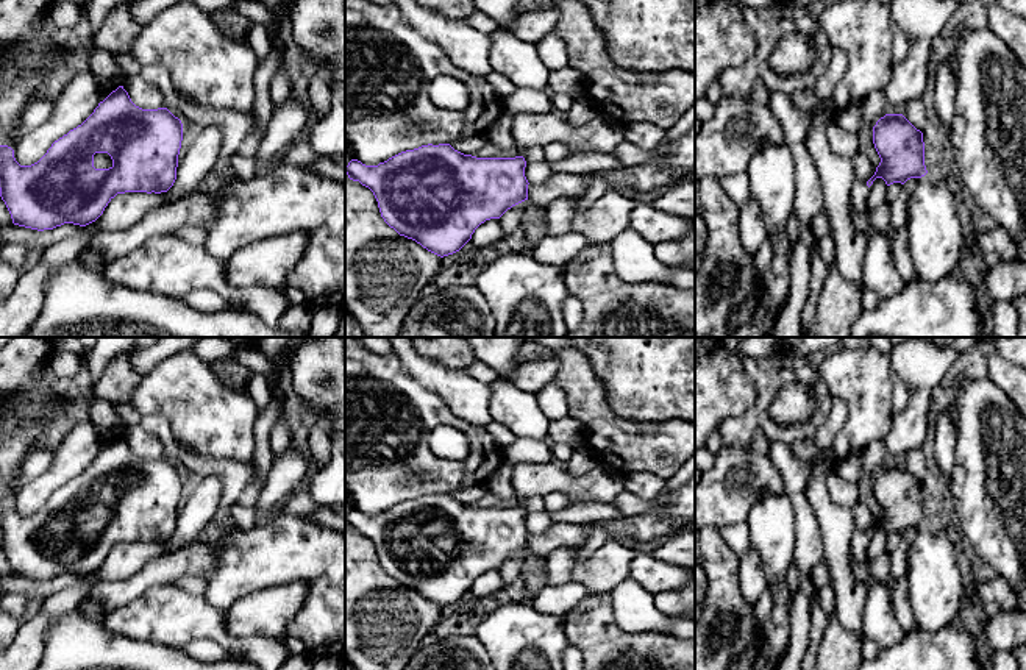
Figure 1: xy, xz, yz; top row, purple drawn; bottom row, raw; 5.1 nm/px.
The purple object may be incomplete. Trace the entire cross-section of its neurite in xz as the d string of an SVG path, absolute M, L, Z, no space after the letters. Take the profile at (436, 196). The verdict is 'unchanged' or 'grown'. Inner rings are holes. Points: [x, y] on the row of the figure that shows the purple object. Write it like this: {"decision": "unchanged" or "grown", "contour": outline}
{"decision": "unchanged", "contour": "M428 144L401 151L378 166L351 159L345 173L373 192L381 217L390 228L444 258L459 251L481 223L500 219L508 209L528 200L525 167L523 156L476 158L450 144Z"}

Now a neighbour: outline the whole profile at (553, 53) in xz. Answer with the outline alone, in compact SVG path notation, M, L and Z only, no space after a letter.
M547 34L536 44L540 61L551 70L561 70L568 64L568 52L565 41L558 34Z

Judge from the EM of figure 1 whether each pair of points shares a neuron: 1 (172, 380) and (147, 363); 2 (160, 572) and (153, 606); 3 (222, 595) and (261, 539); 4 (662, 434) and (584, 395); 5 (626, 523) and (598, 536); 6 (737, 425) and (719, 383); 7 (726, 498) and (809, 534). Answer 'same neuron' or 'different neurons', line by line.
1: different neurons
2: different neurons
3: same neuron
4: same neuron
5: different neurons
6: different neurons
7: different neurons

